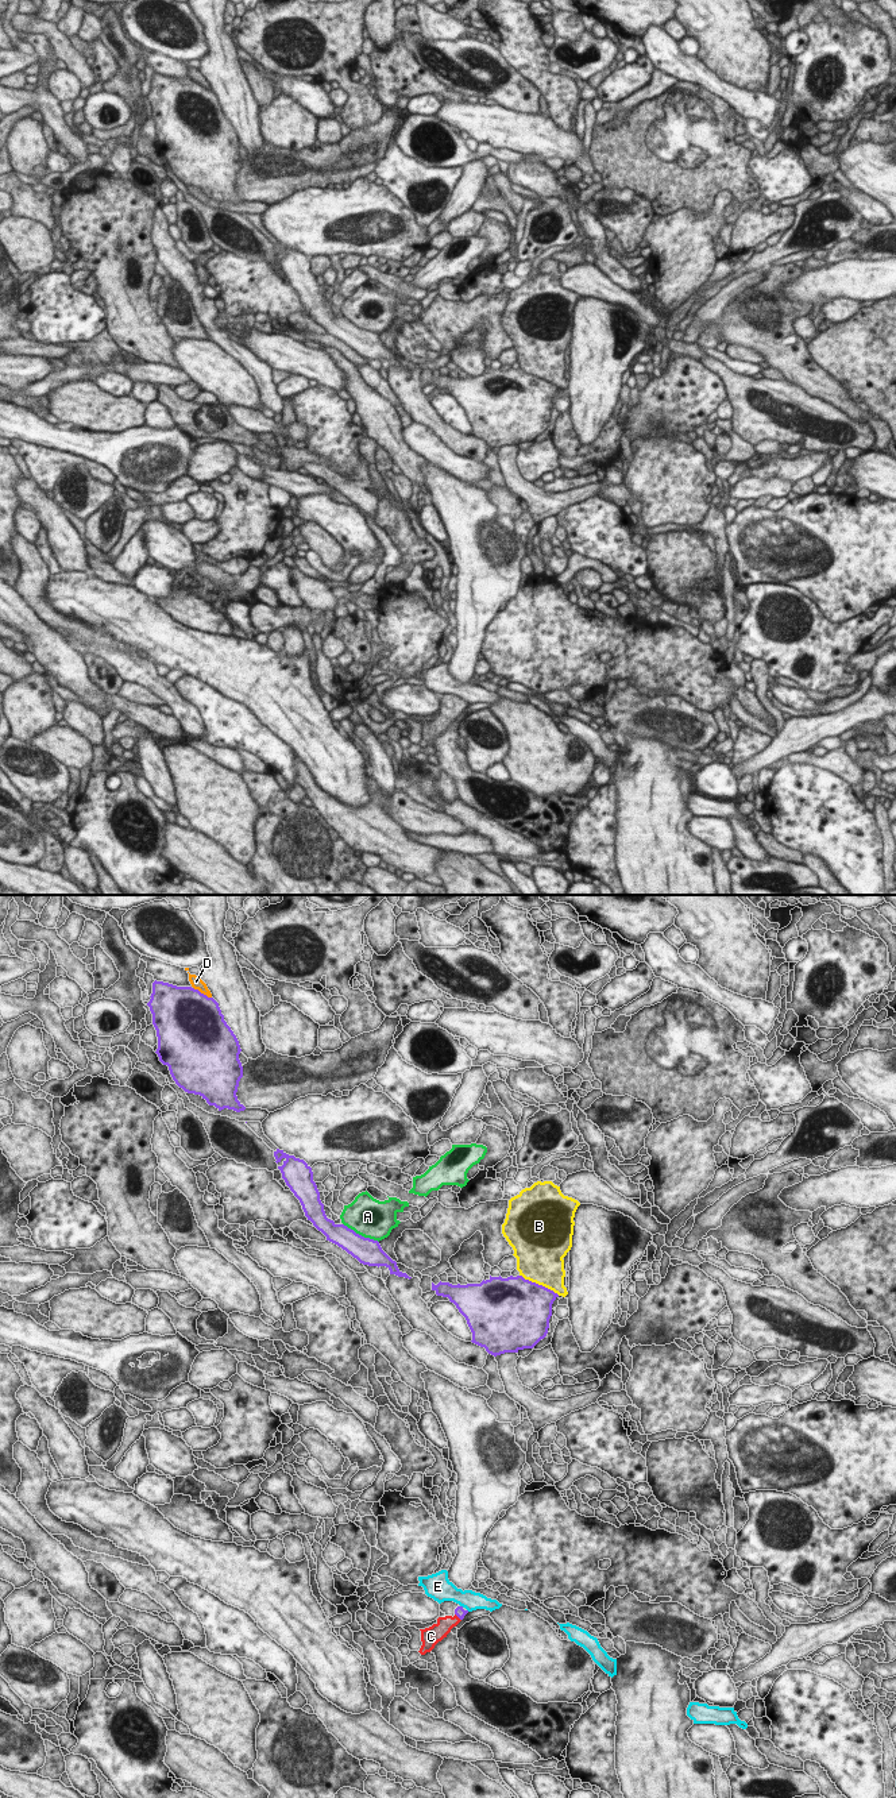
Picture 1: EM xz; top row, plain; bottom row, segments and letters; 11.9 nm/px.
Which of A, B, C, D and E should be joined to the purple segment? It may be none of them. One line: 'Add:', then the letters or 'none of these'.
Add: C

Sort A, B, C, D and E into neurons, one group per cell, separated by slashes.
A / B / C / D / E

